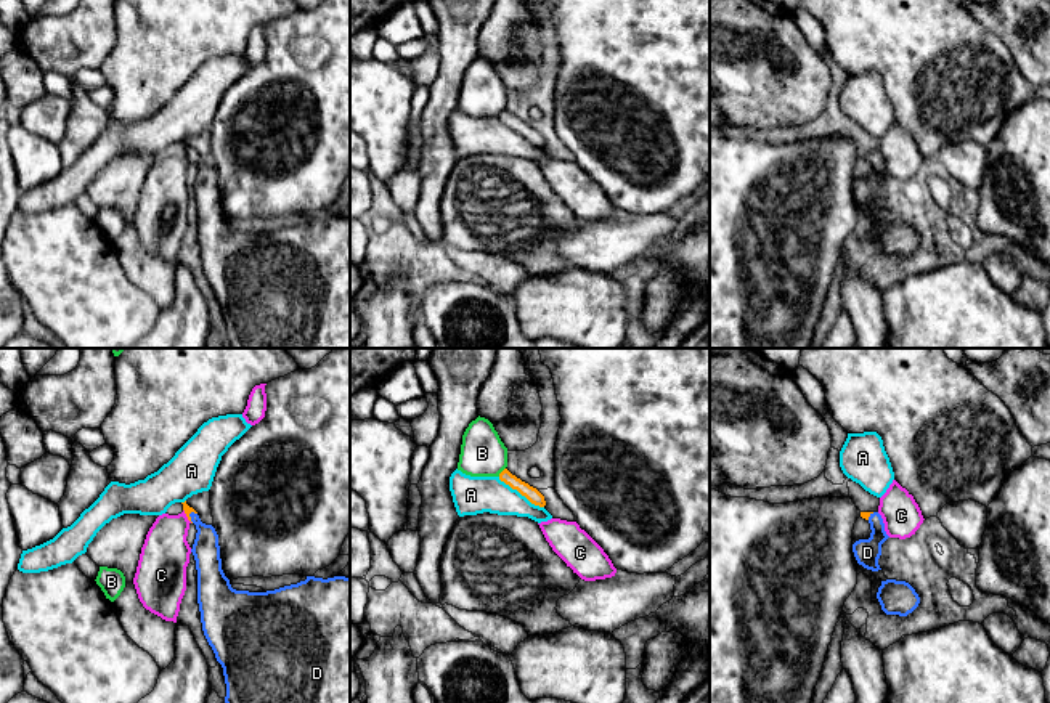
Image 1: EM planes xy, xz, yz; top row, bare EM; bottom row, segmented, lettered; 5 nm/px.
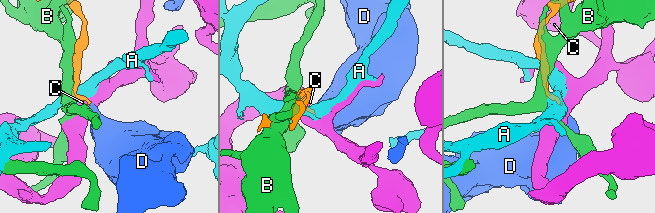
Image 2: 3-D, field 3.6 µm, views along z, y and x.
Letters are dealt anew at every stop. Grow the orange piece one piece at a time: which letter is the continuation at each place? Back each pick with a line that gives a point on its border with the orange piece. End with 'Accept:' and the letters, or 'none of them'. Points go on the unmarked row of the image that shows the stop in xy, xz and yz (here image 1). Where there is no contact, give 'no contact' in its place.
D: meets orange in xy at (190, 158)
Accept: D

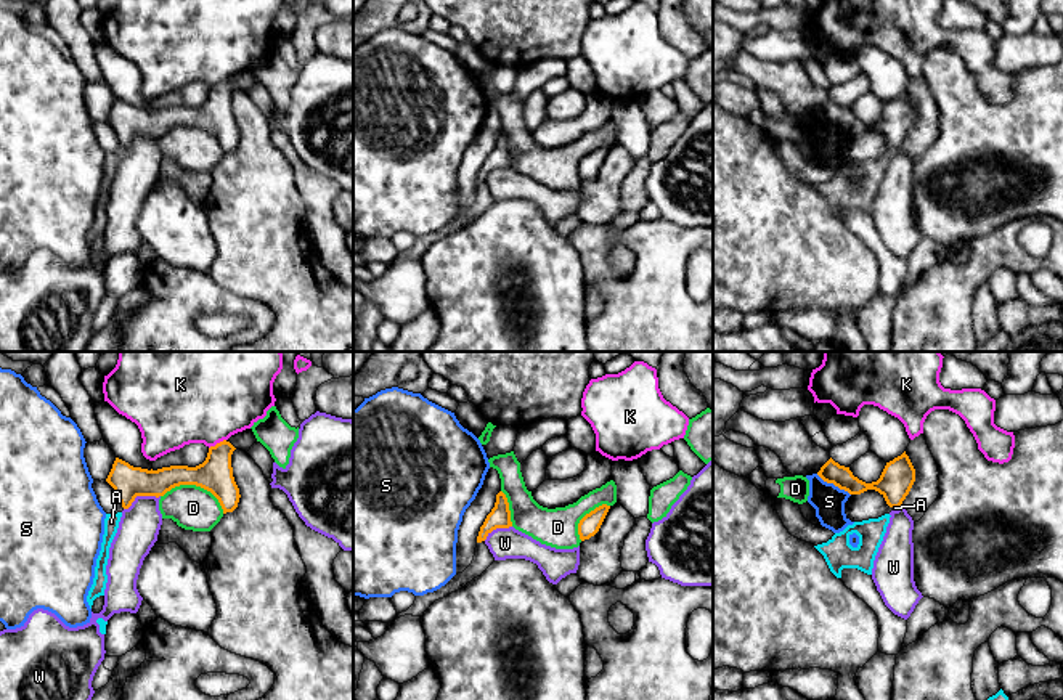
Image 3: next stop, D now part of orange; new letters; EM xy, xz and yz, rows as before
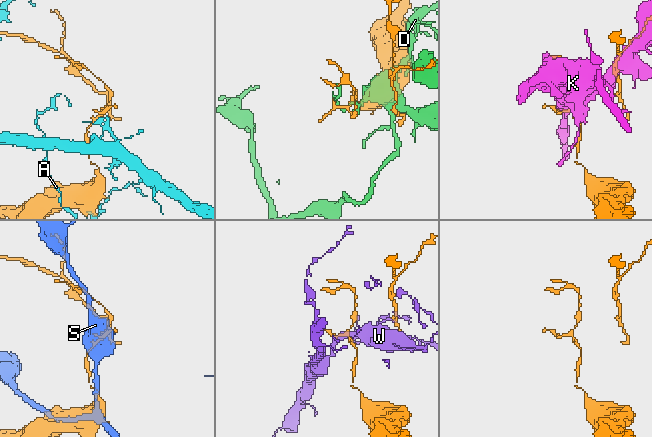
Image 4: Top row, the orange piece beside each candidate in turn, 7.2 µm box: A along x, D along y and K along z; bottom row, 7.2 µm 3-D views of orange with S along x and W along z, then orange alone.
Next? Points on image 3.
Accept: none of them

